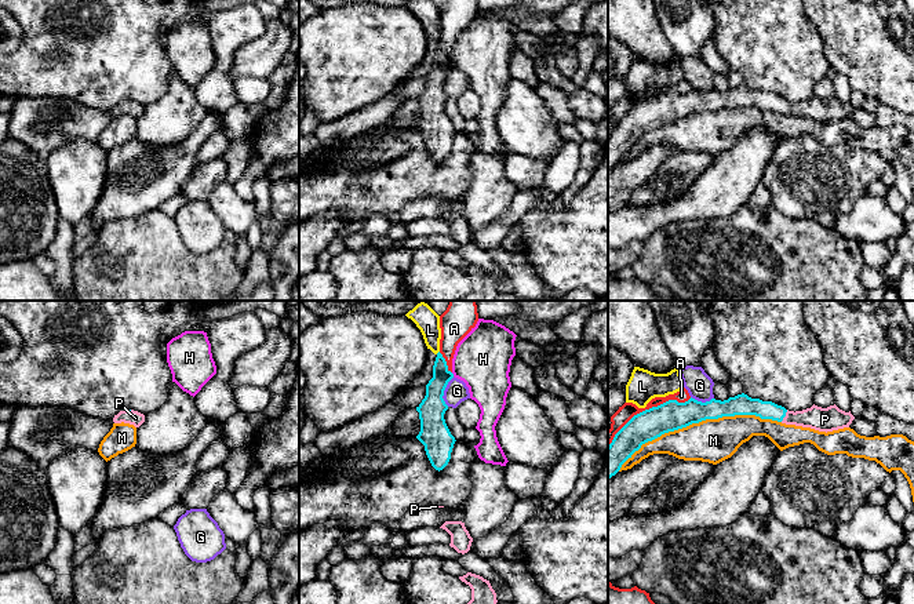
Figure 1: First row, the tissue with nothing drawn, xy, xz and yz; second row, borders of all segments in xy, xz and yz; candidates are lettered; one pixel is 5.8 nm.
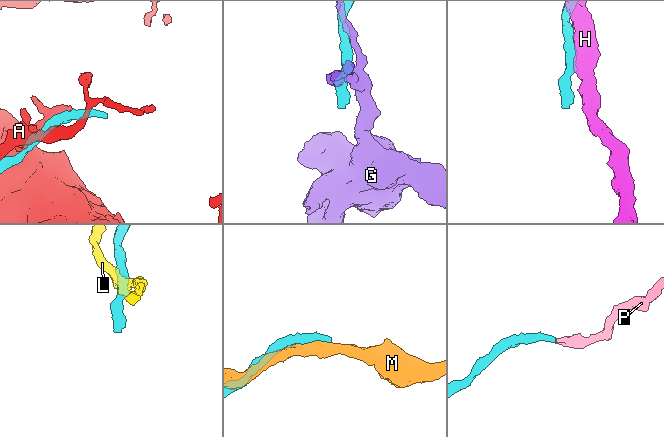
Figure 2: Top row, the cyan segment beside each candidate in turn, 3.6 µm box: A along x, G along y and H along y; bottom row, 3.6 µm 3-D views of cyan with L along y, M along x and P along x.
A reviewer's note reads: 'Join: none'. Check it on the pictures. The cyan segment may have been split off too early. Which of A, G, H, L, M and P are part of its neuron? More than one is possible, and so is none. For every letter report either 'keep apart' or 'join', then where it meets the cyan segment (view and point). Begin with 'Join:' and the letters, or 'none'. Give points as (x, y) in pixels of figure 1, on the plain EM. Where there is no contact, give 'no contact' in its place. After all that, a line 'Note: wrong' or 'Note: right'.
Join: P
A: keep apart; meets cyan in yz at (647, 101)
G: keep apart; meets cyan in xz at (443, 83)
H: keep apart; meets cyan in xz at (452, 65)
L: keep apart; no contact
M: keep apart; meets cyan in yz at (698, 113)
P: join; meets cyan in yz at (785, 106)
Note: wrong

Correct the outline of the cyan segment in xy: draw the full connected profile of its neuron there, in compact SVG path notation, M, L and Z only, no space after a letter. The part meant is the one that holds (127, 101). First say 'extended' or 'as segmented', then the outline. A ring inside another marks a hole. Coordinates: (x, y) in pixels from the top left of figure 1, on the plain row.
extended; M124 101L114 106L113 113L114 114L124 113L134 116L135 119L139 119L145 113L145 106L134 101Z

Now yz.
extended; M744 84L724 92L711 90L710 92L702 94L692 88L685 94L669 91L634 106L615 125L612 134L608 137L608 171L620 161L622 156L642 135L692 114L735 106L755 106L761 110L772 110L826 124L849 119L855 110L851 102L845 103L835 95L827 99L813 95L811 99L794 103L772 92L751 90Z

